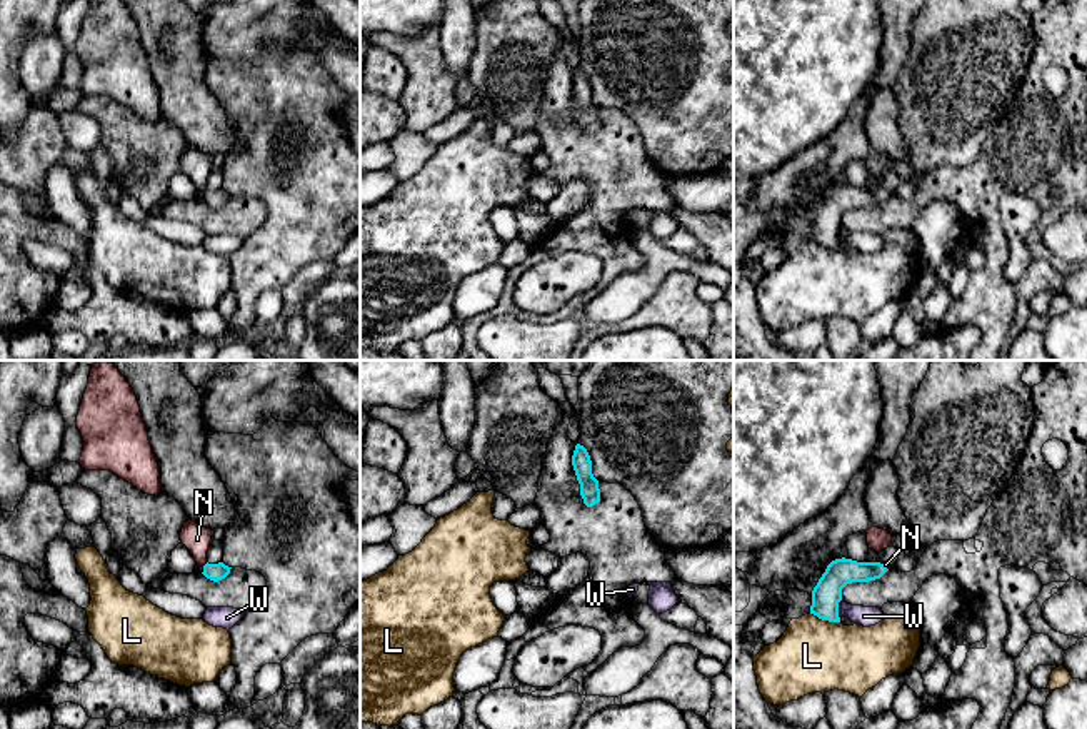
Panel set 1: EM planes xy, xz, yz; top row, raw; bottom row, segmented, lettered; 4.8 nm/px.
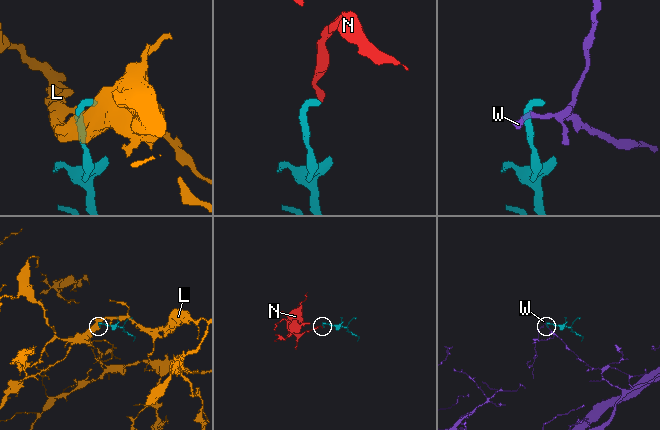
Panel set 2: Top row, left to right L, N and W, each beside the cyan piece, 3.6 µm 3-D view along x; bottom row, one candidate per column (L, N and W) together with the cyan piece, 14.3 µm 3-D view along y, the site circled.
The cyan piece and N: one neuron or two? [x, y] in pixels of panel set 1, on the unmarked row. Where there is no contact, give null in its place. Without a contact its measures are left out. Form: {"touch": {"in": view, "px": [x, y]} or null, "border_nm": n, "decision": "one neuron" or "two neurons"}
{"touch": {"in": "xy", "px": [205, 191]}, "border_nm": 40, "decision": "one neuron"}

